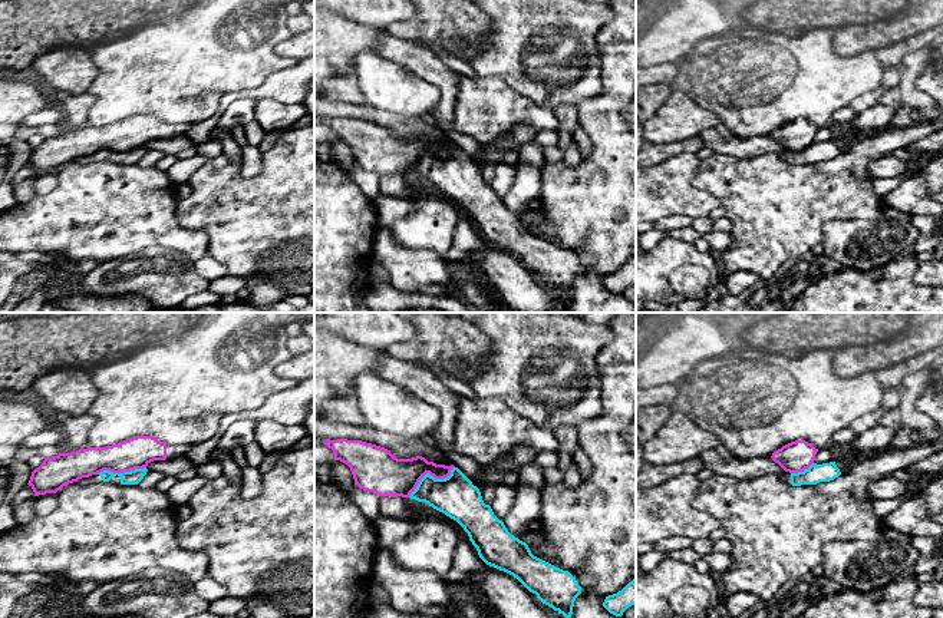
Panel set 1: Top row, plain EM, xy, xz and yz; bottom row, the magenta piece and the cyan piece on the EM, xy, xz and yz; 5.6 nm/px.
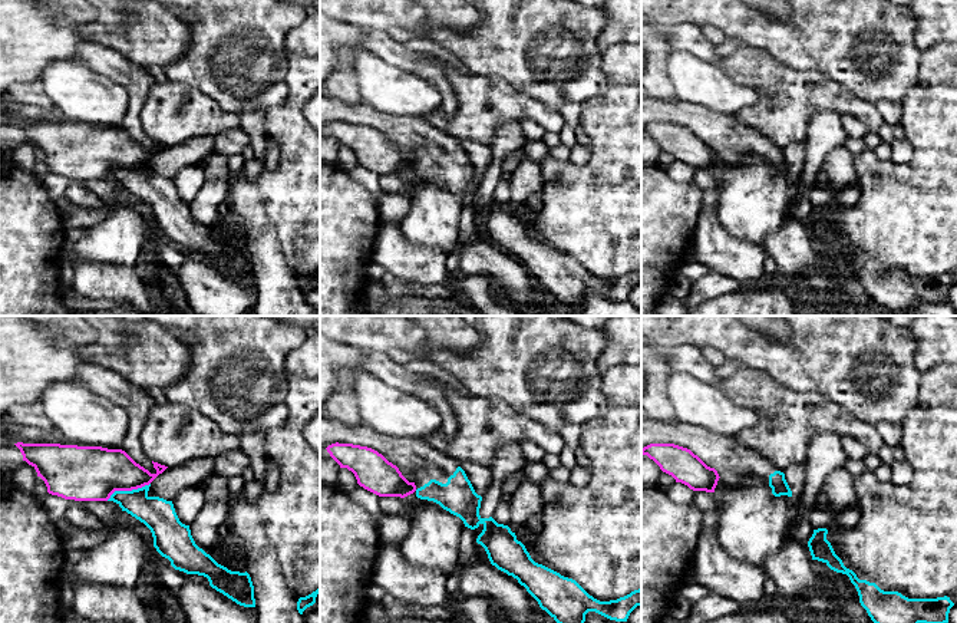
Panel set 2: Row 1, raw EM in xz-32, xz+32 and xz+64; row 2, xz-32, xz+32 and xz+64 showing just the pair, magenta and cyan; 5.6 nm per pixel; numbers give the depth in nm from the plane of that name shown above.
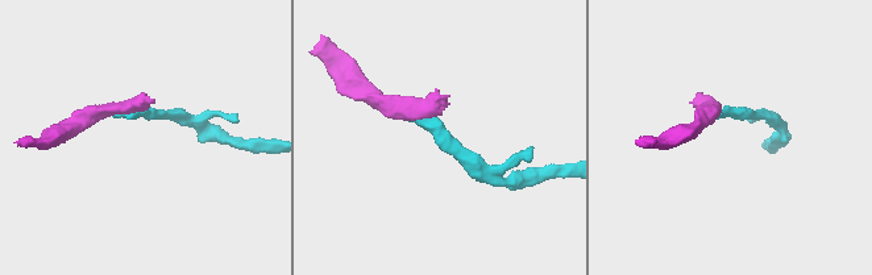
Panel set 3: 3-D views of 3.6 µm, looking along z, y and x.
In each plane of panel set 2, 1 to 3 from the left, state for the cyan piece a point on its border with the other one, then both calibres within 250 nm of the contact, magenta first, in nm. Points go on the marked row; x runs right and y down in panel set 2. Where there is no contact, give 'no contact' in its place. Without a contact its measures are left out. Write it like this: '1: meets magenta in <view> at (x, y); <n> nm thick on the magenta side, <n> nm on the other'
1: meets magenta in xz-32 at (128, 490); 300 nm thick on the magenta side, 190 nm on the other
2: no contact
3: no contact

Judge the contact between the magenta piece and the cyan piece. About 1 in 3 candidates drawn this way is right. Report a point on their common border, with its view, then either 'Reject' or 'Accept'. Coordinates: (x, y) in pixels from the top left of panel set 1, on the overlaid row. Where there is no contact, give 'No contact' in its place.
Touches magenta at xz (429, 473). Reject

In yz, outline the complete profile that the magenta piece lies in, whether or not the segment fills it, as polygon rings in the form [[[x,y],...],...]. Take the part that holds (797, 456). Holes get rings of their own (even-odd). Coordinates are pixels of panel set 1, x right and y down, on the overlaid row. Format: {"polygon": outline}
{"polygon": [[[795,440],[774,452],[771,457],[785,472],[798,473],[814,465],[817,452],[811,443]]]}

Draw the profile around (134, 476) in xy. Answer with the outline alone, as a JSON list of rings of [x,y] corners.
[[[135,469],[131,472],[123,473],[113,473],[109,470],[103,470],[98,475],[92,475],[89,477],[82,477],[76,483],[79,485],[88,485],[88,483],[102,483],[102,482],[111,482],[116,485],[138,485],[144,476],[146,475],[148,469]]]

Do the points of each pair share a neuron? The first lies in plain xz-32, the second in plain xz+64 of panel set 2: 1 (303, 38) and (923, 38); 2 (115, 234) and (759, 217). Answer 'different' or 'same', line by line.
1: same
2: same

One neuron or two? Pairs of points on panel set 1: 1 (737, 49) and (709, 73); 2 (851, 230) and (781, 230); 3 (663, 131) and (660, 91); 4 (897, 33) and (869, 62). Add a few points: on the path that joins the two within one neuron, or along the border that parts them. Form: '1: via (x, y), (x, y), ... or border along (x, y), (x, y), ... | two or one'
1: via (729, 56), (716, 69) | one
2: border along (854, 218), (828, 220), (820, 243) | two
3: border along (672, 89), (666, 101), (650, 118) | two
4: border along (876, 50), (843, 56) | two

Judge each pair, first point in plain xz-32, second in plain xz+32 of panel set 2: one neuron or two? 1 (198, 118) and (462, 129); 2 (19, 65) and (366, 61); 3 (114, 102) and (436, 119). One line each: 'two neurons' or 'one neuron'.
1: one neuron
2: two neurons
3: two neurons

